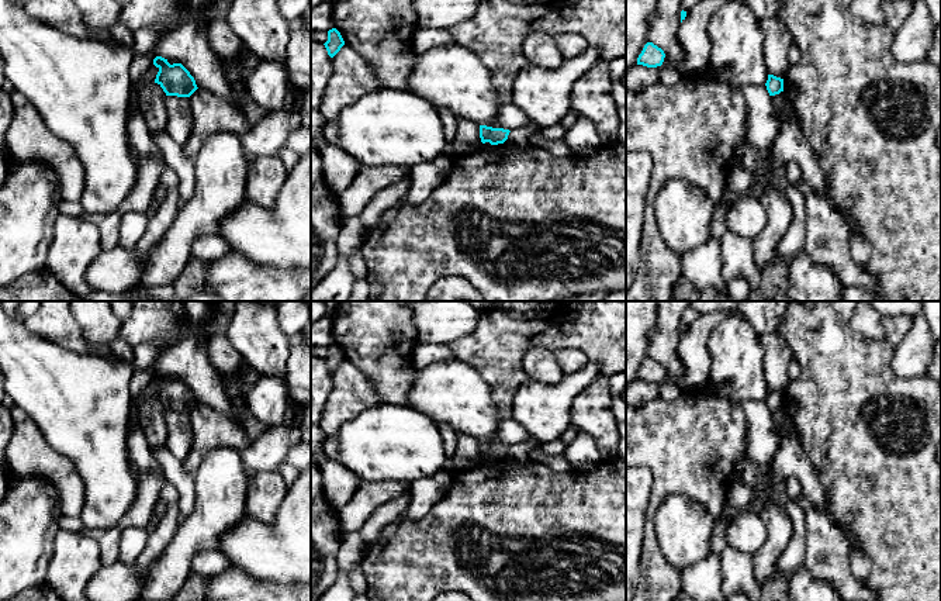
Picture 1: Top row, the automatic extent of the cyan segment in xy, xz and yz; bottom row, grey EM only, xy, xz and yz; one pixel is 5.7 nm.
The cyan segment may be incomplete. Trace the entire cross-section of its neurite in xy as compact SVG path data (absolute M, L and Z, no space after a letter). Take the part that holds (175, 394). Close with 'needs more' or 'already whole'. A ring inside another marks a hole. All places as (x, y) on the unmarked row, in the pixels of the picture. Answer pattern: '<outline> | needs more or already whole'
M156 372L153 380L159 384L155 398L166 411L190 412L198 404L194 393L181 379L170 380L167 374Z | already whole

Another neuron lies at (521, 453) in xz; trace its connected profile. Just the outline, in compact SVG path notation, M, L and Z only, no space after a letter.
M533 439L512 445L505 459L516 464L532 464L533 455L539 450L539 445Z

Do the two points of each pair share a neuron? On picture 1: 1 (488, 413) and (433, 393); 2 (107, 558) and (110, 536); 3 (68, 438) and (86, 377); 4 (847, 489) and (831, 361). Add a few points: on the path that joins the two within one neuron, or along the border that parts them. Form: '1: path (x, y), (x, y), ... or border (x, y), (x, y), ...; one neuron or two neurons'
1: path (474, 413), (455, 393), (447, 393); one neuron
2: path (109, 552), (109, 542); one neuron
3: path (82, 422), (82, 400), (86, 393); one neuron
4: path (847, 456), (847, 397), (844, 393); one neuron

